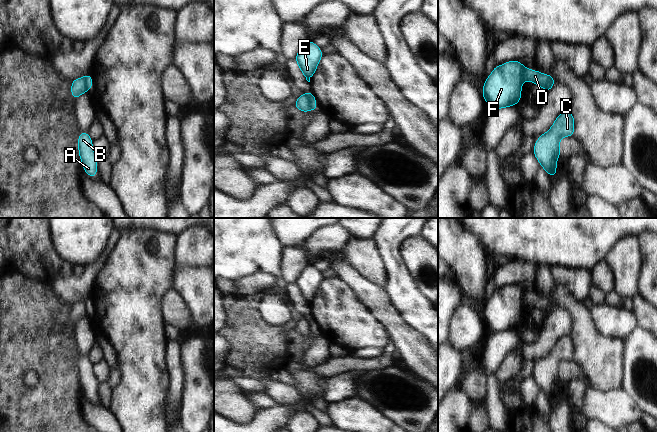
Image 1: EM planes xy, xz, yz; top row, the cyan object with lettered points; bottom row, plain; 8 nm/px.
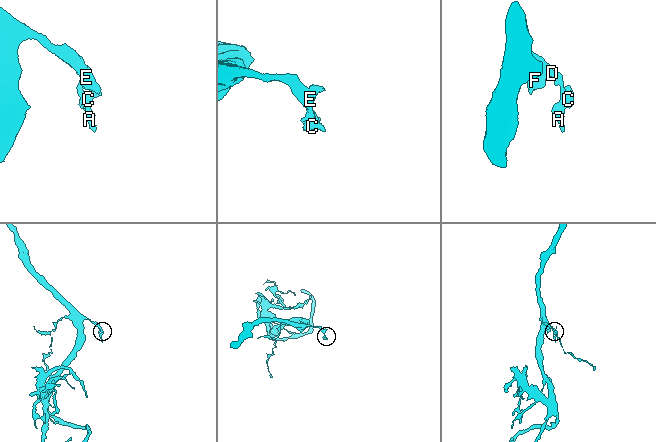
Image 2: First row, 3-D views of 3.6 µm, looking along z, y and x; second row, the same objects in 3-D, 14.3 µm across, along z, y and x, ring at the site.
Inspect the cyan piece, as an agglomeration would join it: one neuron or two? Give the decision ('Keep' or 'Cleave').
Cleave.

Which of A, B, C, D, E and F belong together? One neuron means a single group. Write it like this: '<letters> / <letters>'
A B C / D E F

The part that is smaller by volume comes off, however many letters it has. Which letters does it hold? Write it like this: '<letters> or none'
A, B, C

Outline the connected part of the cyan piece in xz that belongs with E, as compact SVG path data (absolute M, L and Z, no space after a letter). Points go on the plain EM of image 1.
M310 264L304 268L295 281L294 284L297 285L308 306L310 306L310 302L316 295L316 291L322 280L321 272L316 270L313 265Z

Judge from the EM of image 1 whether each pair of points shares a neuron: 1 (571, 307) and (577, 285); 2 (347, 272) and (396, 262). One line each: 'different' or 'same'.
1: different
2: different

